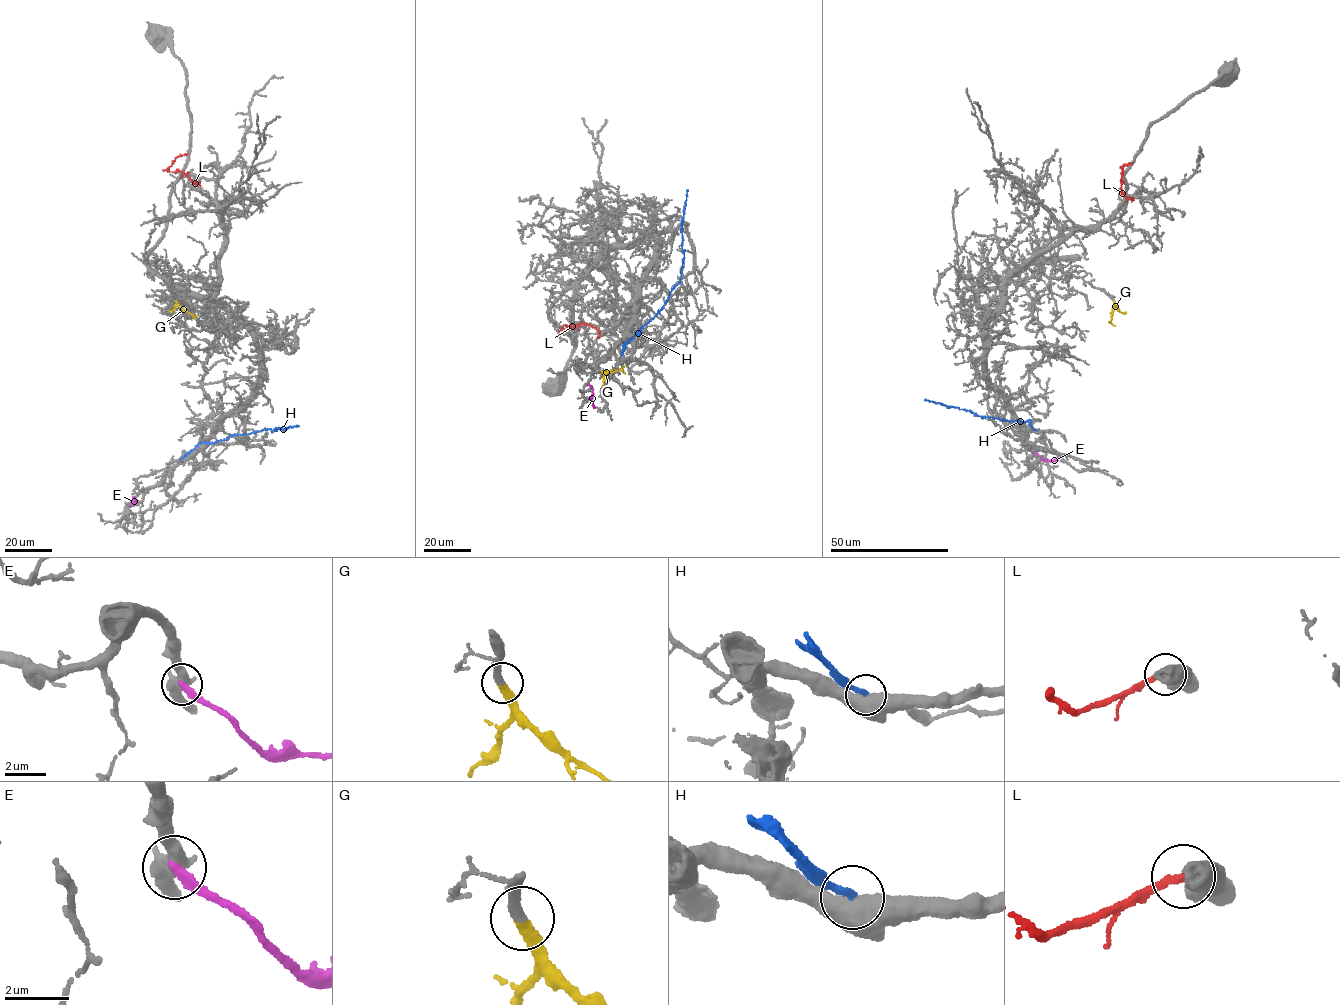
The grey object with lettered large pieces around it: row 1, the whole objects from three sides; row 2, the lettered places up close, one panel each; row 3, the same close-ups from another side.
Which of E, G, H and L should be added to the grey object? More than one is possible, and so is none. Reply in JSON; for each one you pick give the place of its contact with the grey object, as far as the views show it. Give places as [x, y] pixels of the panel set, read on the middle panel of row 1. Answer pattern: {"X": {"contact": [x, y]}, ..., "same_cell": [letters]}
{"G": {"contact": [601, 371]}, "same_cell": ["G"]}

